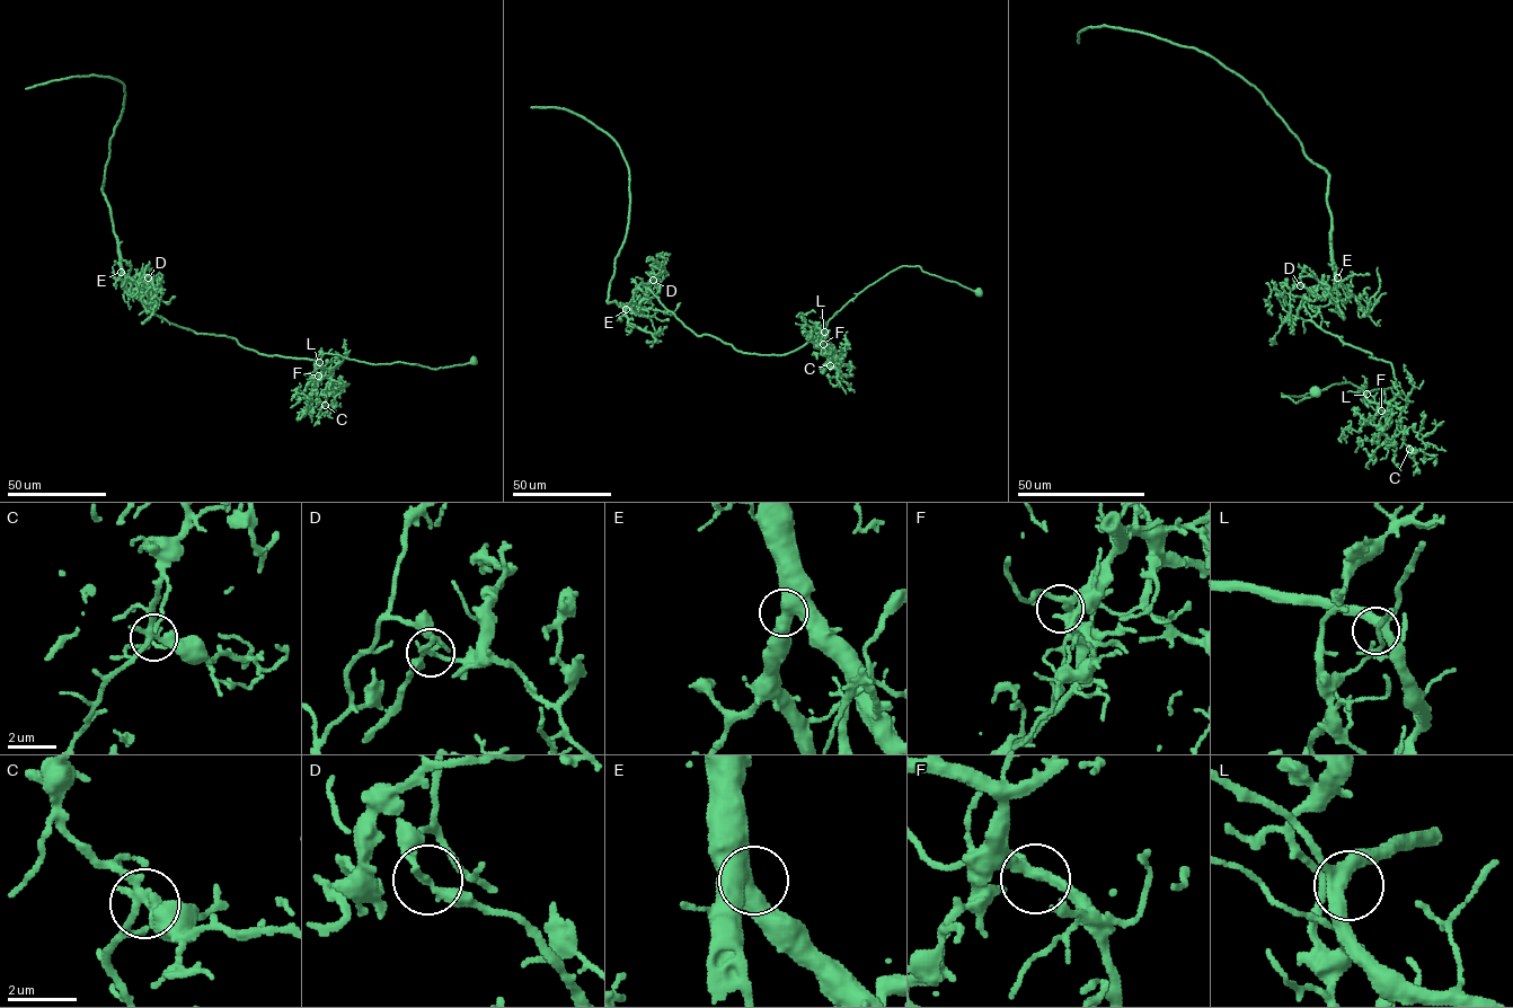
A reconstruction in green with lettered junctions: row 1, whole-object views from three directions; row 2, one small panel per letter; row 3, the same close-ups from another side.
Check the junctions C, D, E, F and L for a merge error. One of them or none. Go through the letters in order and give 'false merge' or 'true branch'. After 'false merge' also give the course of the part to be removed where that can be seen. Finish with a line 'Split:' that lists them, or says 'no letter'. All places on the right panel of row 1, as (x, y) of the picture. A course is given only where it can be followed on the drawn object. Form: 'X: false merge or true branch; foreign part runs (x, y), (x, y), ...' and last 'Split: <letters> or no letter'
C: true branch
D: false merge; foreign part runs (1300, 285), (1323, 295), (1334, 286), (1328, 174), (1262, 94), (1213, 58), (1143, 32), (1088, 27), (1078, 43)
E: true branch
F: true branch
L: true branch
Split: D

